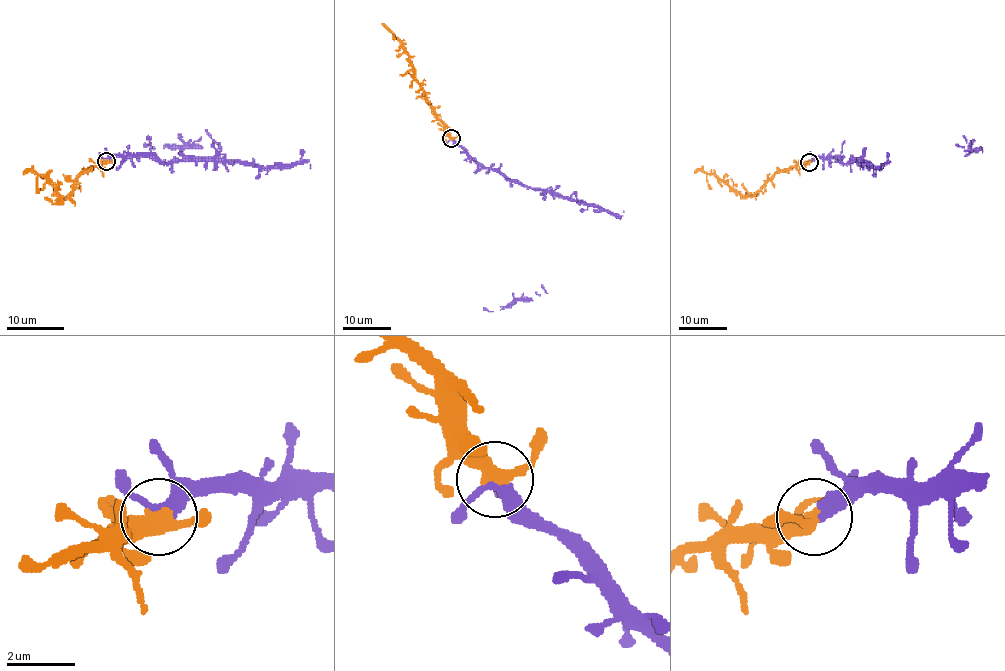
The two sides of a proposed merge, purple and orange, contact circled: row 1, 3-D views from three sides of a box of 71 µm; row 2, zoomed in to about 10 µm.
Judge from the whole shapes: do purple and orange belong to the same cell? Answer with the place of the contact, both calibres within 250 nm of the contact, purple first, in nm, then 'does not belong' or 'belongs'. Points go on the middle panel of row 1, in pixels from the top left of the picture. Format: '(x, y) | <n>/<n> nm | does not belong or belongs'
(451, 138) | 300/400 nm | belongs

